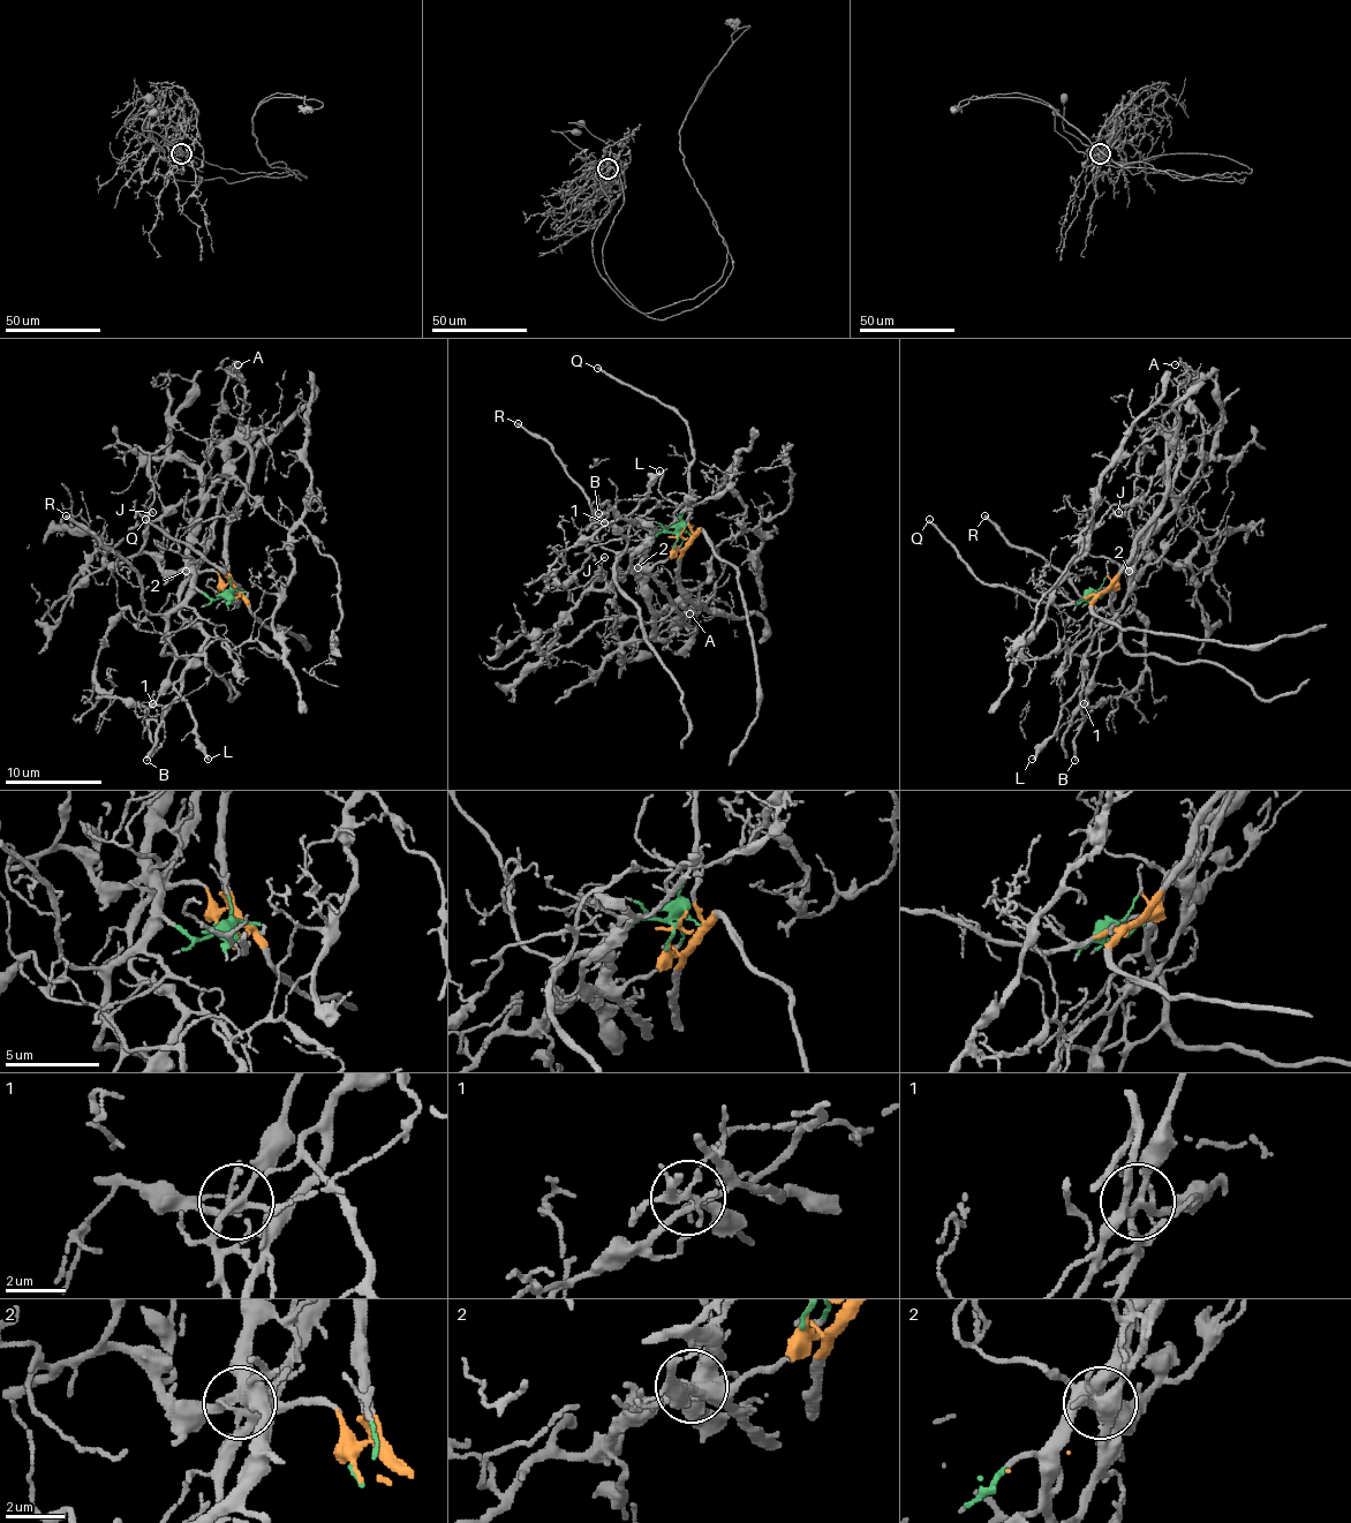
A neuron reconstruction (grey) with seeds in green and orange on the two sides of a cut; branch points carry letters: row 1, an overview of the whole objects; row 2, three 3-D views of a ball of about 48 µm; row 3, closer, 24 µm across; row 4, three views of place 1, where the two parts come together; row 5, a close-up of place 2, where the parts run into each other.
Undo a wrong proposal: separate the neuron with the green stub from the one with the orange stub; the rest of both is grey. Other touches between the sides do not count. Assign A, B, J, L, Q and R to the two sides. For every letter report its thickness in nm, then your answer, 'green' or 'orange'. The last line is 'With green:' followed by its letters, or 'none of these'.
A: 140 nm thick; orange
B: 180 nm thick; green
J: 120 nm thick; green
L: 240 nm thick; orange
Q: 180 nm thick; orange
R: 240 nm thick; green
With green: B, J, R

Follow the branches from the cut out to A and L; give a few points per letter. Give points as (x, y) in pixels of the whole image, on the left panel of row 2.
A: (225, 595), (227, 518), (244, 491), (249, 474), (249, 443), (238, 428), (244, 399), (238, 366)
L: (225, 595), (220, 578), (201, 571), (180, 607), (206, 639), (180, 692), (209, 760)

